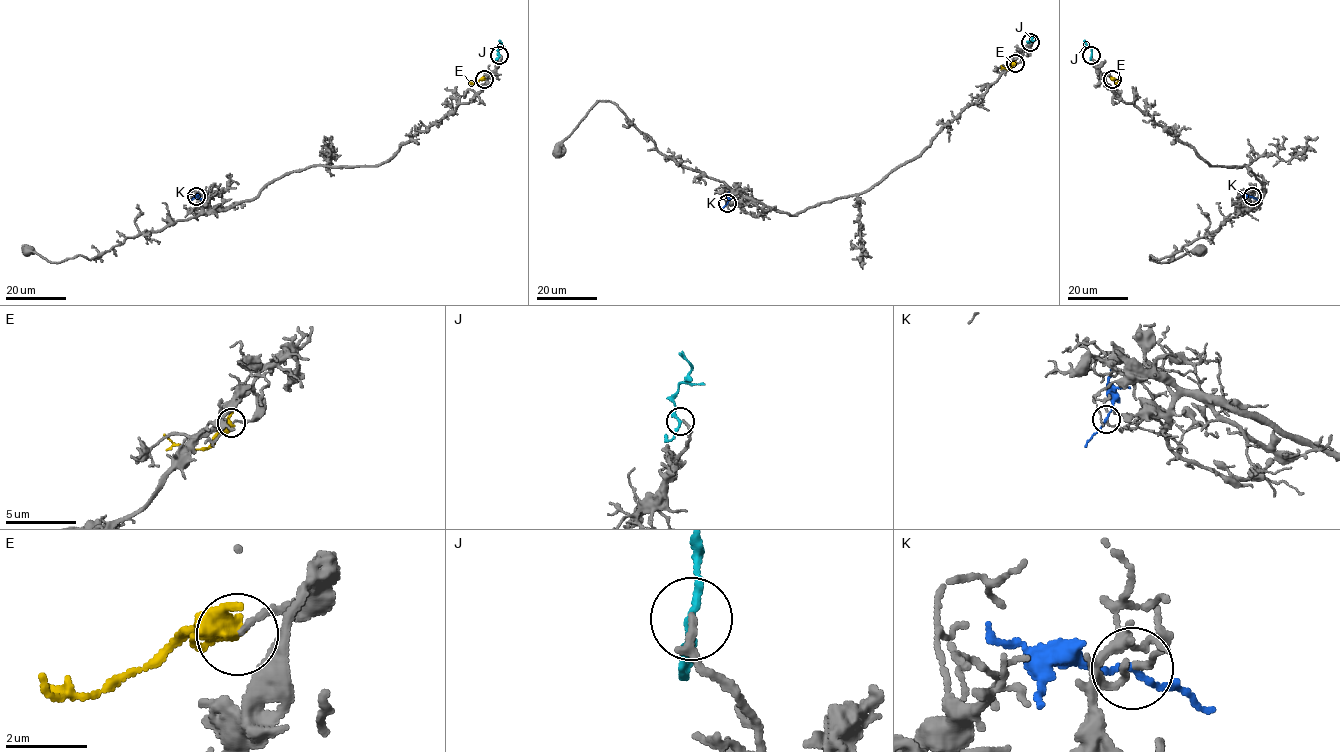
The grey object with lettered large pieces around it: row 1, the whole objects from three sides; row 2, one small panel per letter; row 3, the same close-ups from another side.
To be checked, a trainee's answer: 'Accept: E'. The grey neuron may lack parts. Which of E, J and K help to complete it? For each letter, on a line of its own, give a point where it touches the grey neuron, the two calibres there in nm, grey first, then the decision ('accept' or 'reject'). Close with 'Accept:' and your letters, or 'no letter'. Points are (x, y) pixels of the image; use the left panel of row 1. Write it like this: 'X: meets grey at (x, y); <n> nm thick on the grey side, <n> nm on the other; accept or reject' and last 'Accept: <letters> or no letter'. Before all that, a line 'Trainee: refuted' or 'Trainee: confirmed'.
Trainee: confirmed
E: meets grey at (484, 79); 110 nm thick on the grey side, 440 nm on the other; accept
J: meets grey at (499, 55); 190 nm thick on the grey side, 190 nm on the other; reject
K: meets grey at (196, 196); 160 nm thick on the grey side, 130 nm on the other; reject
Accept: E

